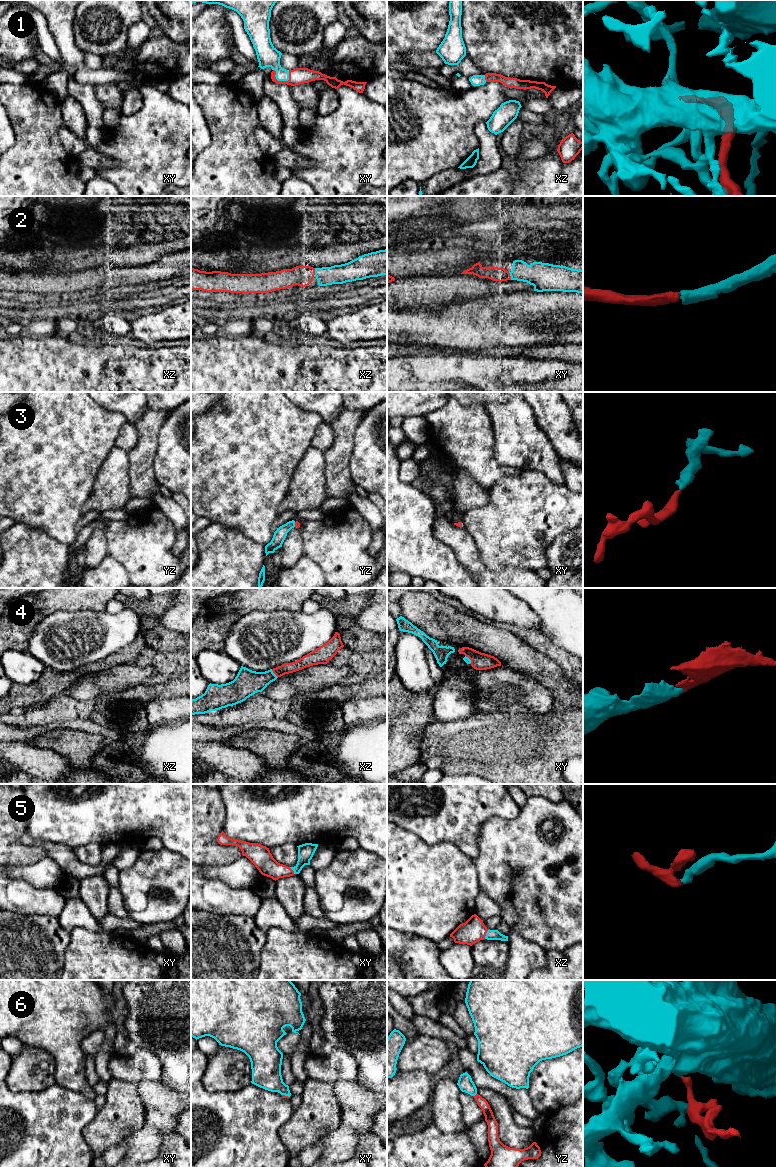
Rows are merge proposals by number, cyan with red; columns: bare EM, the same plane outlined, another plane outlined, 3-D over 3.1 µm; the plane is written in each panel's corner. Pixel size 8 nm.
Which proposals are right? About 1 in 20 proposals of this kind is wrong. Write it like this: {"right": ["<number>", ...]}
{"right": ["1", "2", "3", "4", "5", "6"]}

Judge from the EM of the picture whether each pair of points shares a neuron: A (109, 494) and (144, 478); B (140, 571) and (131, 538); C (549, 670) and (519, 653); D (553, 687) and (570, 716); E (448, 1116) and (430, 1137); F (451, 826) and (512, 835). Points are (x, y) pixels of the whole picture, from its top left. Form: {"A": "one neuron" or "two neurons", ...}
{"A": "two neurons", "B": "one neuron", "C": "one neuron", "D": "two neurons", "E": "two neurons", "F": "two neurons"}

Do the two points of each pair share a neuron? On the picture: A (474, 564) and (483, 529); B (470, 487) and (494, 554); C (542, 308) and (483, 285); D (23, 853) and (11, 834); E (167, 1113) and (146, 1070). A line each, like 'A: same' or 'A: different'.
A: different
B: different
C: different
D: same
E: different

